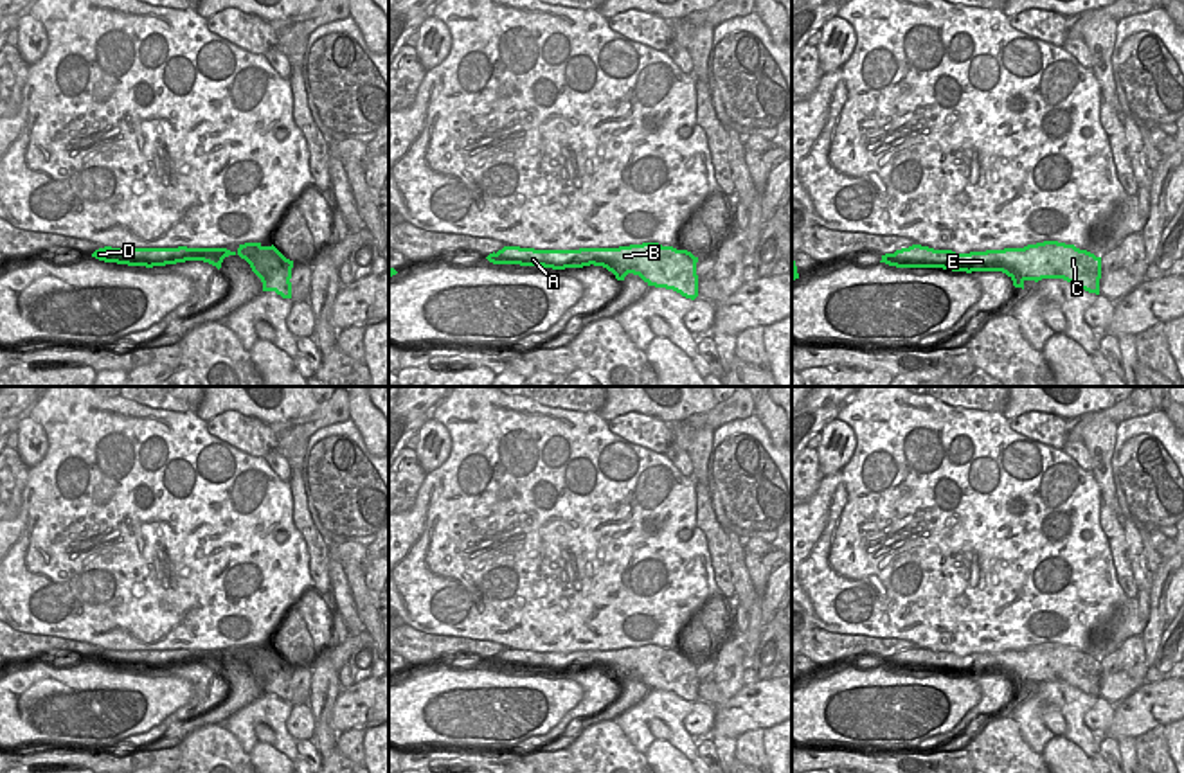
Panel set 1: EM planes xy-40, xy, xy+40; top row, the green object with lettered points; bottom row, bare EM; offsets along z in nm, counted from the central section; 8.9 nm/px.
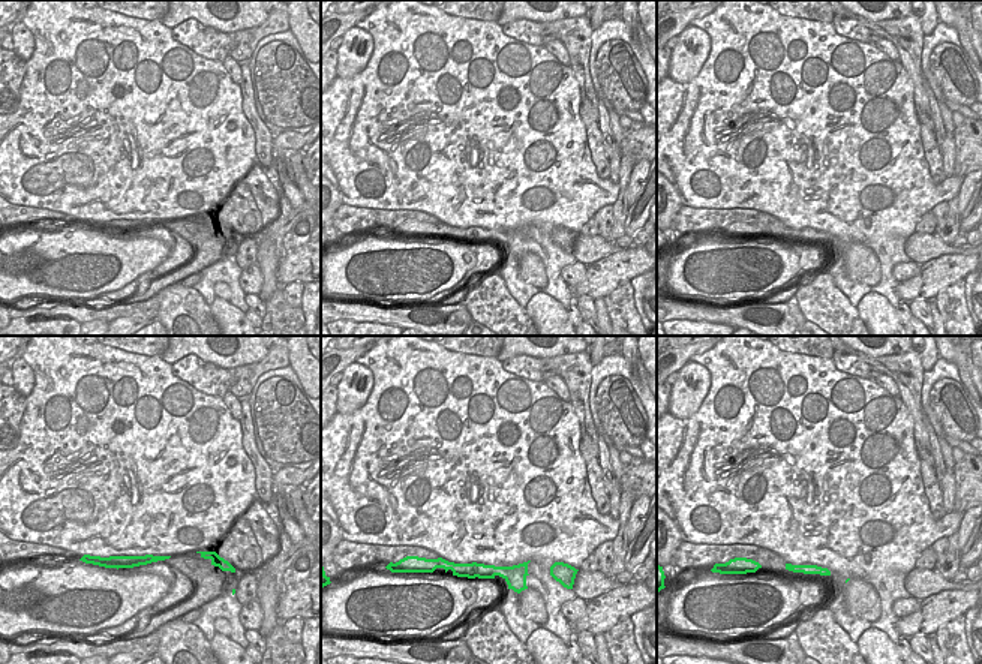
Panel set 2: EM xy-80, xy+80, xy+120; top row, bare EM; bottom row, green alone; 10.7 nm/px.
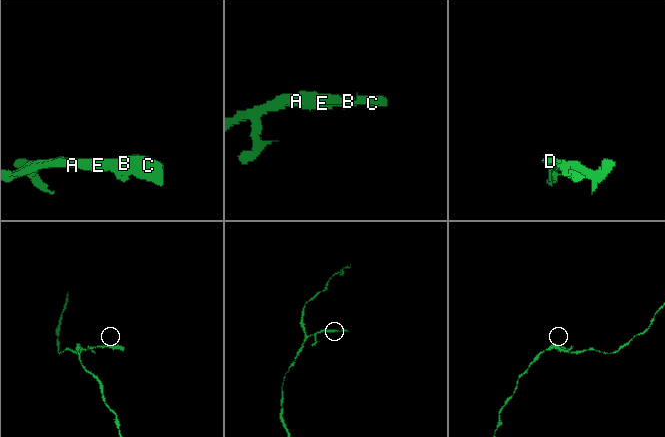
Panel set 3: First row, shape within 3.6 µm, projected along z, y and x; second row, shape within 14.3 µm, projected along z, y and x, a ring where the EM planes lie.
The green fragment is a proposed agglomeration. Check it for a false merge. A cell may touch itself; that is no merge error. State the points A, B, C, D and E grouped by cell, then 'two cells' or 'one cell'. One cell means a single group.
A B C D E | one cell

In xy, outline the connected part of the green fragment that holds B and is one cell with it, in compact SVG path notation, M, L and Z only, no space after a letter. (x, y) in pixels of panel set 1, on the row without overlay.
M642 645L619 651L579 653L534 653L504 649L486 660L493 667L543 669L552 672L603 669L624 683L628 676L639 678L648 689L666 690L695 703L698 699L698 678L695 660L687 653Z

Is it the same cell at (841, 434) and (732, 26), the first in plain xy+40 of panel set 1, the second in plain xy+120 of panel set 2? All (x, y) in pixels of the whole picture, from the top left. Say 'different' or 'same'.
different

